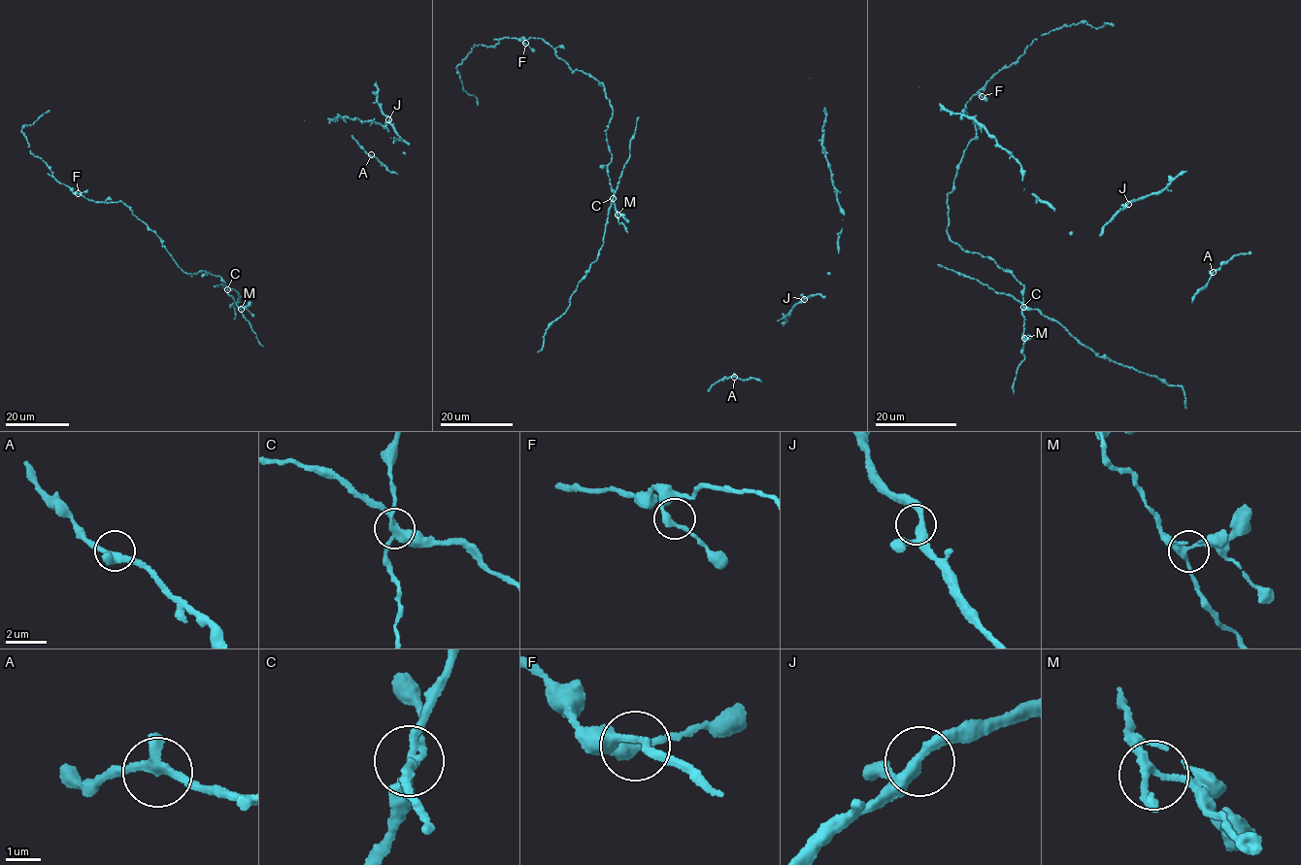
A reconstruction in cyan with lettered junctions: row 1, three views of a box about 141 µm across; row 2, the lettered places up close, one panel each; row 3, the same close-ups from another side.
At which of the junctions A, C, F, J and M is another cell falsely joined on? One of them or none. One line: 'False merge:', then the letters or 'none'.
False merge: C

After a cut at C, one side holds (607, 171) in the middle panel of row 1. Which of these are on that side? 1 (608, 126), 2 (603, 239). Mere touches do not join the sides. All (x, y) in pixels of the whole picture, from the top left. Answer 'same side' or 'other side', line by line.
1: same side
2: other side

